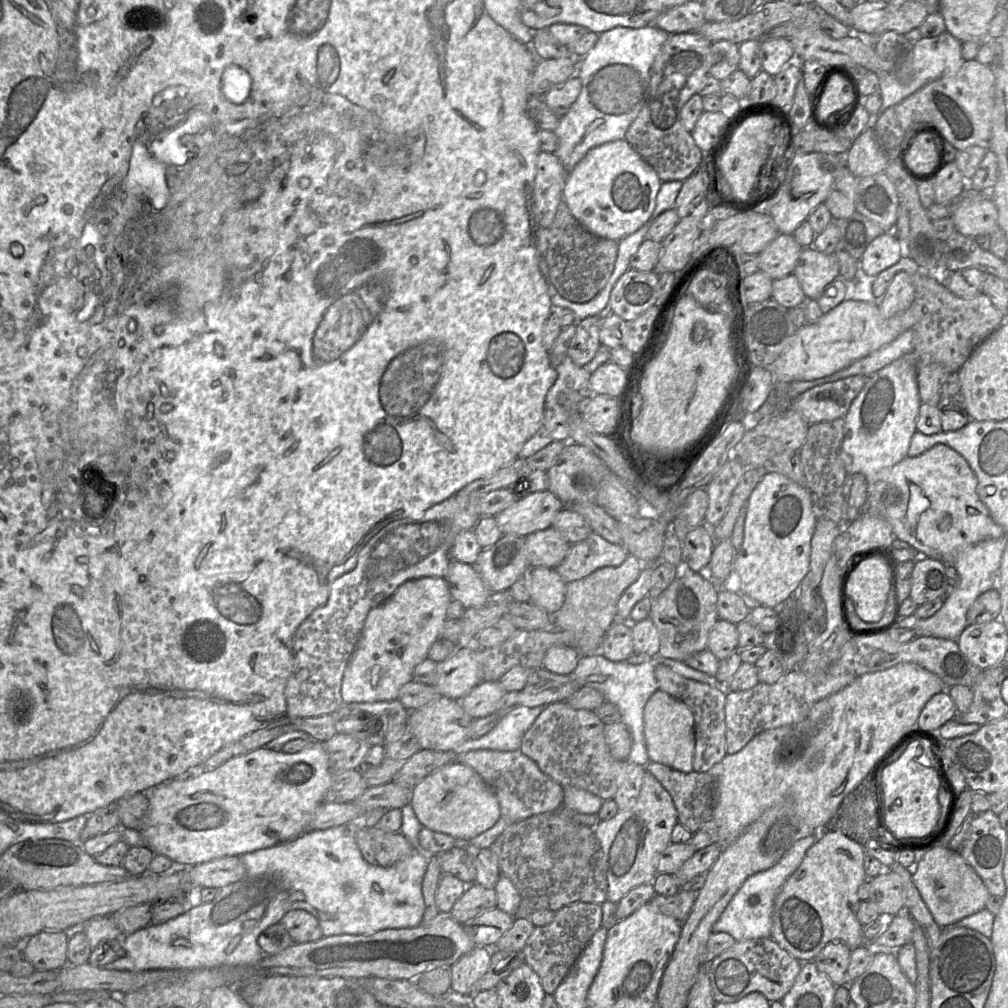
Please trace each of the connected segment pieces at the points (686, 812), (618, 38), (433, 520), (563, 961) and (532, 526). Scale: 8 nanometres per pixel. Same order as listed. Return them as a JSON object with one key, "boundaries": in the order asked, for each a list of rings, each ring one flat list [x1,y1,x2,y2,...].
{"boundaries":[[[653,761,645,765,645,770,651,773,669,792,677,810,678,822,692,834,697,833,700,825,712,818,715,805,715,783,708,772,684,773]],[[655,25,641,28,617,26,599,34,596,44,581,59,576,72,582,83,580,94,569,110,560,116,554,130,559,145,553,153,568,172,590,149,625,139,629,126,647,101,651,67,669,36]],[[455,494,428,508,420,518,402,518,389,522,362,546,355,566,338,577,330,588,327,602,316,608,297,628,293,637,295,667,285,687,287,716,291,718,316,717,337,710,342,704,342,677,346,665,370,610,386,601,403,583,422,577,444,577,451,558,456,536,463,530,472,530,480,519,479,500,456,497]],[[577,901,555,911,554,919,548,925,534,927,522,954,524,962,538,974,546,994,555,992,601,923,601,904]],[[551,491,530,493,495,516,503,534,525,537,552,526,565,504]]]}

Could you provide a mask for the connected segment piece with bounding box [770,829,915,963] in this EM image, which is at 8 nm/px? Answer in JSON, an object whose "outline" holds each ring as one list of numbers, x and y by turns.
{"outline":[[825,829,818,835,816,842,808,849,799,867,789,876,776,896,772,916,772,939,791,956,802,963,813,961,820,951,832,941,842,941,850,948,868,944,873,949,896,950,912,942,914,920,905,910,896,914,886,931,874,941,867,943,863,935,863,925,857,918,861,900,858,887,865,880,864,846,851,840,841,832]]}

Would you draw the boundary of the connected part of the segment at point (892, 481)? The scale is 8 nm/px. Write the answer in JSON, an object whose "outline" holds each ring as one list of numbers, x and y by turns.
{"outline":[[939,443,917,457,907,456,880,472,878,480,868,484,864,512,884,519,891,526,894,537,908,543,921,557,939,560,945,566,952,565,962,550,985,540,998,539,1004,534,979,499,976,488,976,475,963,456]]}

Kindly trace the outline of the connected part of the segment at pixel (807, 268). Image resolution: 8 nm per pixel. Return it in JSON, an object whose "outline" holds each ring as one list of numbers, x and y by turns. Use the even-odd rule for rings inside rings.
{"outline":[[813,247,804,248,793,271,806,299,818,300,825,288,840,276,834,254,824,254]]}

